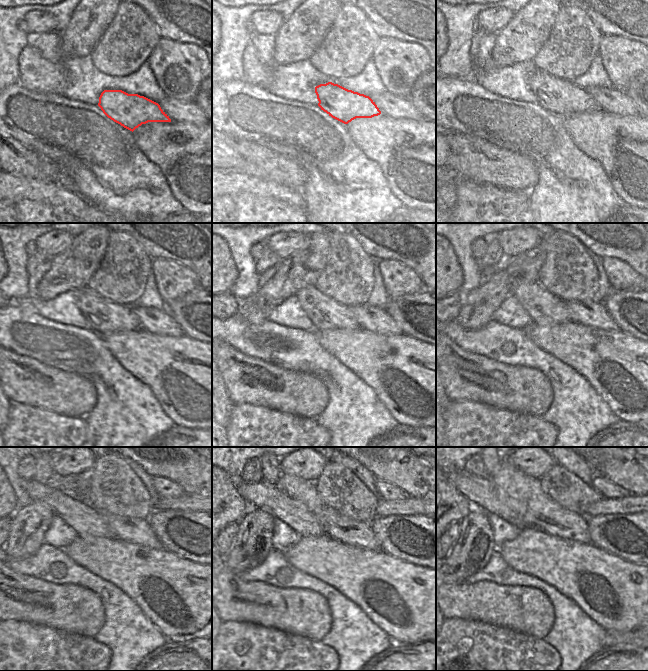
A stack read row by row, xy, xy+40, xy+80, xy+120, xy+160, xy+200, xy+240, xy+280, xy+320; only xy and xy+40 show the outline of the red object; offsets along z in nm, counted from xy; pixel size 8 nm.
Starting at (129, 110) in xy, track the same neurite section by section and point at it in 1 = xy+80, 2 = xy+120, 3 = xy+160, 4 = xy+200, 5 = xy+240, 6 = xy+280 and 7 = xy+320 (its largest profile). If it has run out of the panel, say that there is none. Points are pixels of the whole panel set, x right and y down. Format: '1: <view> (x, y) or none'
1: xy+80 (560, 97)
2: xy+120 (105, 317)
3: xy+160 (325, 313)
4: xy+200 (545, 309)
5: xy+240 (87, 522)
6: xy+280 (267, 497)
7: xy+320 (482, 492)

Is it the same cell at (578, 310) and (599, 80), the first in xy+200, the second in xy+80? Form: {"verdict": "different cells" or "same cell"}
{"verdict": "different cells"}

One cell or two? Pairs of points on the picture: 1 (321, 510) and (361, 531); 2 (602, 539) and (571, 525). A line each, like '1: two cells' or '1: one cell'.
1: one cell
2: two cells

